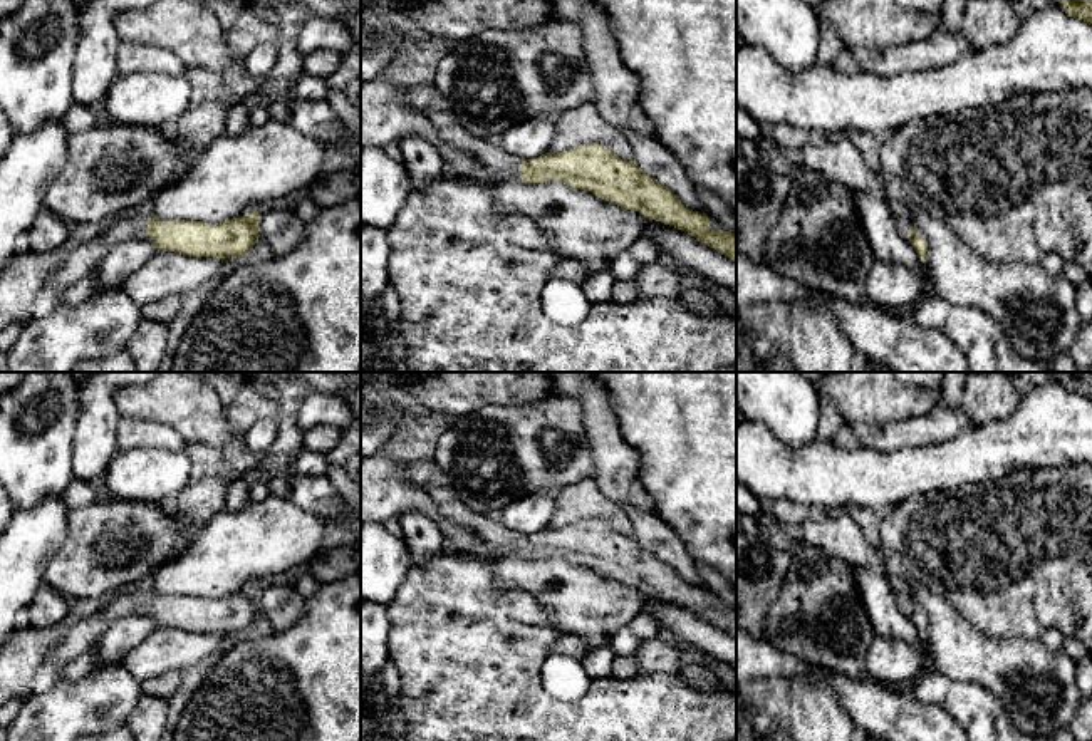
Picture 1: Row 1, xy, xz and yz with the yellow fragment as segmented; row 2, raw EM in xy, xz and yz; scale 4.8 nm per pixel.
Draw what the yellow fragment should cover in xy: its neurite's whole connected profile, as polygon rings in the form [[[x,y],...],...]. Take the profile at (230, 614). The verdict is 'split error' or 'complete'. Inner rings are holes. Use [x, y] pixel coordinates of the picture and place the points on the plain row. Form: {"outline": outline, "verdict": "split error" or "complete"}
{"outline": [[[146,578],[109,597],[109,604],[96,614],[69,624],[65,637],[54,647],[47,662],[60,671],[94,647],[112,622],[144,610],[154,617],[158,627],[237,634],[245,632],[260,614],[258,588],[252,587],[218,598],[159,595],[151,588],[151,578]]], "verdict": "split error"}

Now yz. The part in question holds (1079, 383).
{"outline": [[[1063,372],[1060,384],[1074,394],[1092,401],[1092,372]]], "verdict": "complete"}

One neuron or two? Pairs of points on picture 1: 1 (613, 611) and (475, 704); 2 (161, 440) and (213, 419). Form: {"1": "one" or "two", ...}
{"1": "two", "2": "two"}

